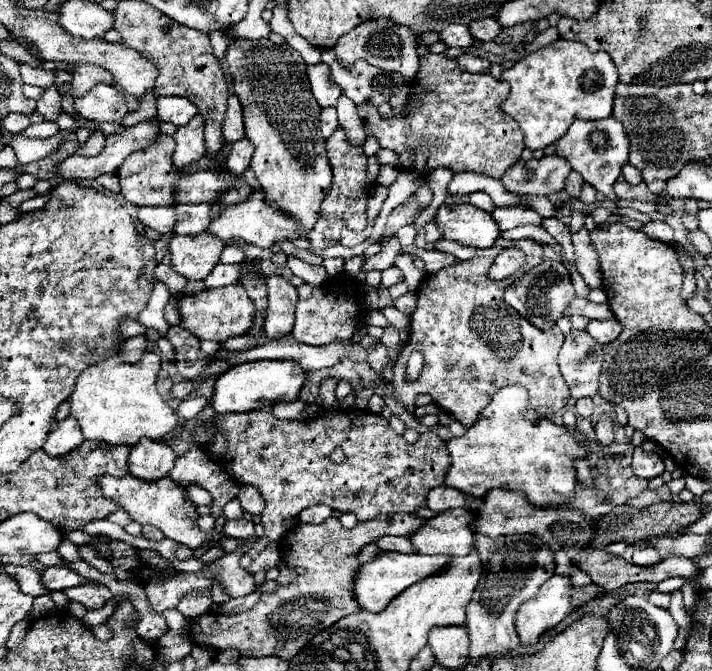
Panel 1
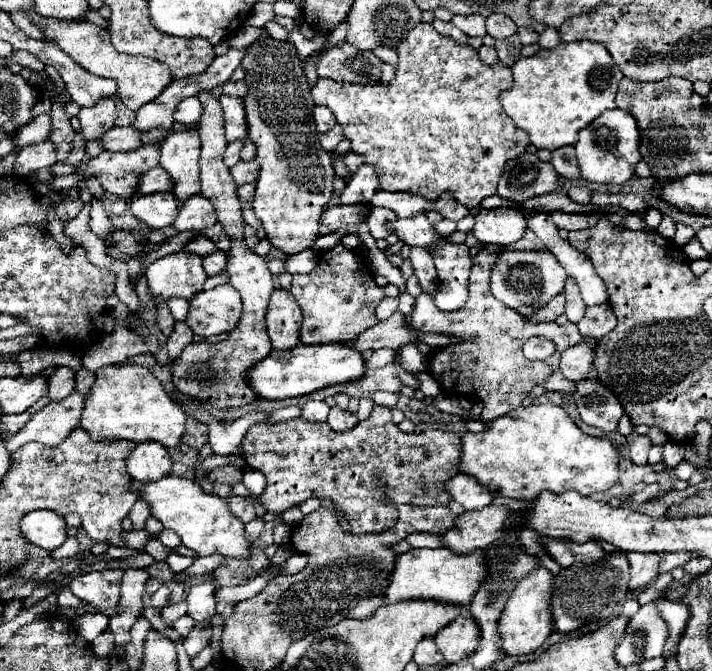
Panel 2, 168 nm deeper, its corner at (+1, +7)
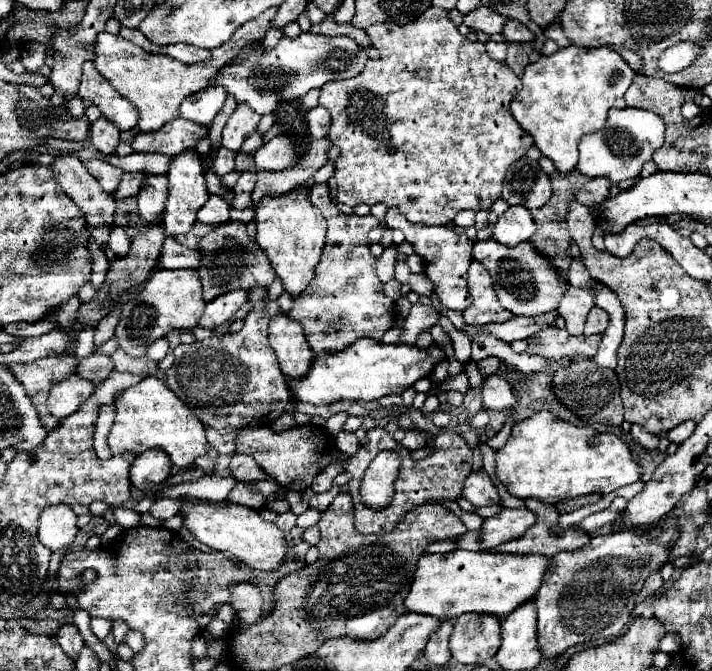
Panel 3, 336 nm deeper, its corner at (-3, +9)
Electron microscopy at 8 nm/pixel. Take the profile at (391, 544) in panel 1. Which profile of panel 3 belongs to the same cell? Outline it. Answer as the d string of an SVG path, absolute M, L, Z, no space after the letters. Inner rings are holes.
M468 531L462 537L458 537L454 543L456 543L458 549L472 549L472 551L476 551L476 549L480 549L478 547L478 531Z

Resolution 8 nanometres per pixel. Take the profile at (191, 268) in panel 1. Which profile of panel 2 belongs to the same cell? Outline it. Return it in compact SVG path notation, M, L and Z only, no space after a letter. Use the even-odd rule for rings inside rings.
M178 251L148 265L148 295L154 301L168 301L172 297L190 301L202 291L206 277L208 275L202 271L202 257Z

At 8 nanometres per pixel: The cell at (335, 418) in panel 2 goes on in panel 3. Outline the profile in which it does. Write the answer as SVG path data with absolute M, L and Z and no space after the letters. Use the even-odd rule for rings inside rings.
M342 429L340 433L336 433L336 435L334 435L334 441L336 441L338 447L340 447L342 451L346 451L348 455L350 455L350 451L356 451L358 445L360 445L356 433L354 433L354 431L346 431L346 429Z

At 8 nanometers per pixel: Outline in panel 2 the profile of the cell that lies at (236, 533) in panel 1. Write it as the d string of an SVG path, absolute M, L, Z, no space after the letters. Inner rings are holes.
M230 495L228 503L230 503L230 509L232 509L244 523L248 523L248 521L252 521L252 519L256 517L256 509L254 509L254 503L252 503L250 497Z

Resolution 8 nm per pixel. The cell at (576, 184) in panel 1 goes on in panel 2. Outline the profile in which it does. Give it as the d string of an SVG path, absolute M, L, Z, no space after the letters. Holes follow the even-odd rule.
M572 187L570 191L568 191L568 197L572 199L572 201L576 201L576 203L590 203L590 199L592 199L592 191L590 189L586 189L586 187Z

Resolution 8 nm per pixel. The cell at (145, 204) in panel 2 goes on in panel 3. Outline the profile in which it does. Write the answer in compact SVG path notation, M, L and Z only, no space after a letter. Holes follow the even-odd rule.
M148 173L146 187L138 193L138 215L146 223L158 223L164 213L168 197L168 187L166 187L166 175L152 175Z

